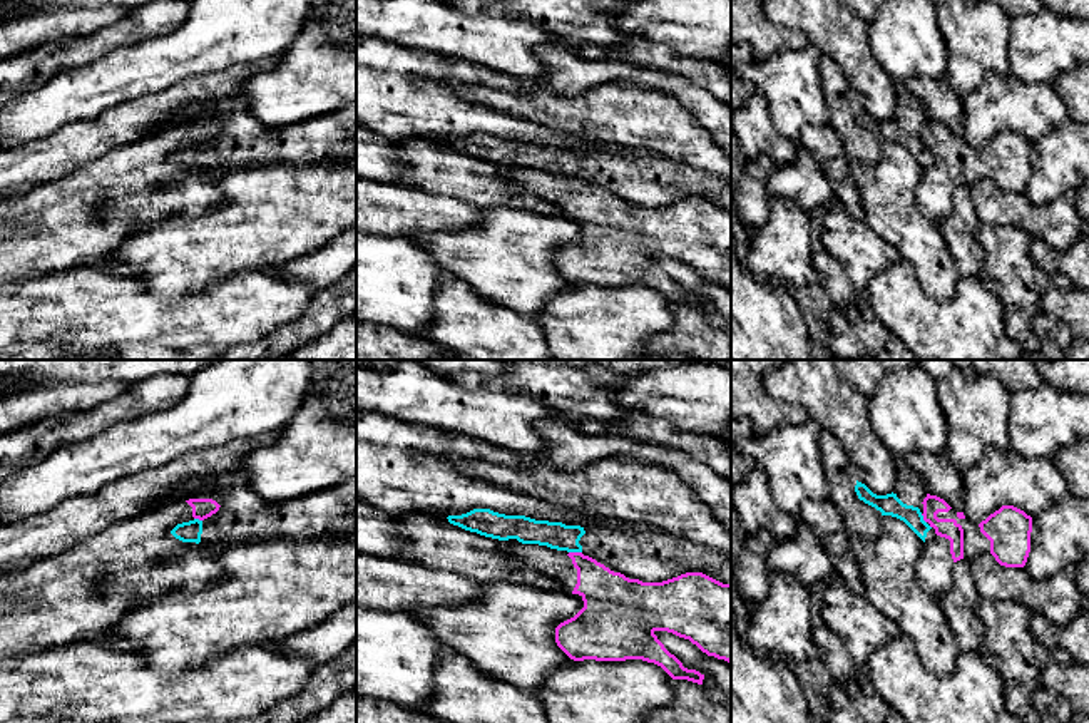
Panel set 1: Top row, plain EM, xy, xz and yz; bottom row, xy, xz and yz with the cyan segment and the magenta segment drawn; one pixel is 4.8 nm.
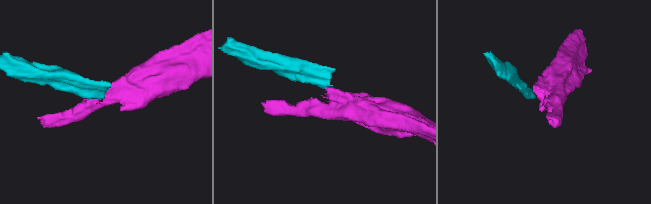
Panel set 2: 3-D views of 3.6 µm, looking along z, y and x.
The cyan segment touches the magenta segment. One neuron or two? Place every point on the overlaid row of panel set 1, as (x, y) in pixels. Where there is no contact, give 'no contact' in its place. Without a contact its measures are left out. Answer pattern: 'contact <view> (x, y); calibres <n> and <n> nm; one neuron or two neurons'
contact xz (576, 551); calibres 130 and 220 nm; two neurons

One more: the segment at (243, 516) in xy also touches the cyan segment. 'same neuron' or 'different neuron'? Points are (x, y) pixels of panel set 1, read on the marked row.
same neuron

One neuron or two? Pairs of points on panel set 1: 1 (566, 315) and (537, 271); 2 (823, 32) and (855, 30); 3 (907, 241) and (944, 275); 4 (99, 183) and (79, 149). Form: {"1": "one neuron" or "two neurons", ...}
{"1": "two neurons", "2": "one neuron", "3": "one neuron", "4": "two neurons"}

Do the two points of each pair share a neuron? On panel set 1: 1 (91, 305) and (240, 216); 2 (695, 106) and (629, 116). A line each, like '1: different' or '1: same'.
1: different
2: different

